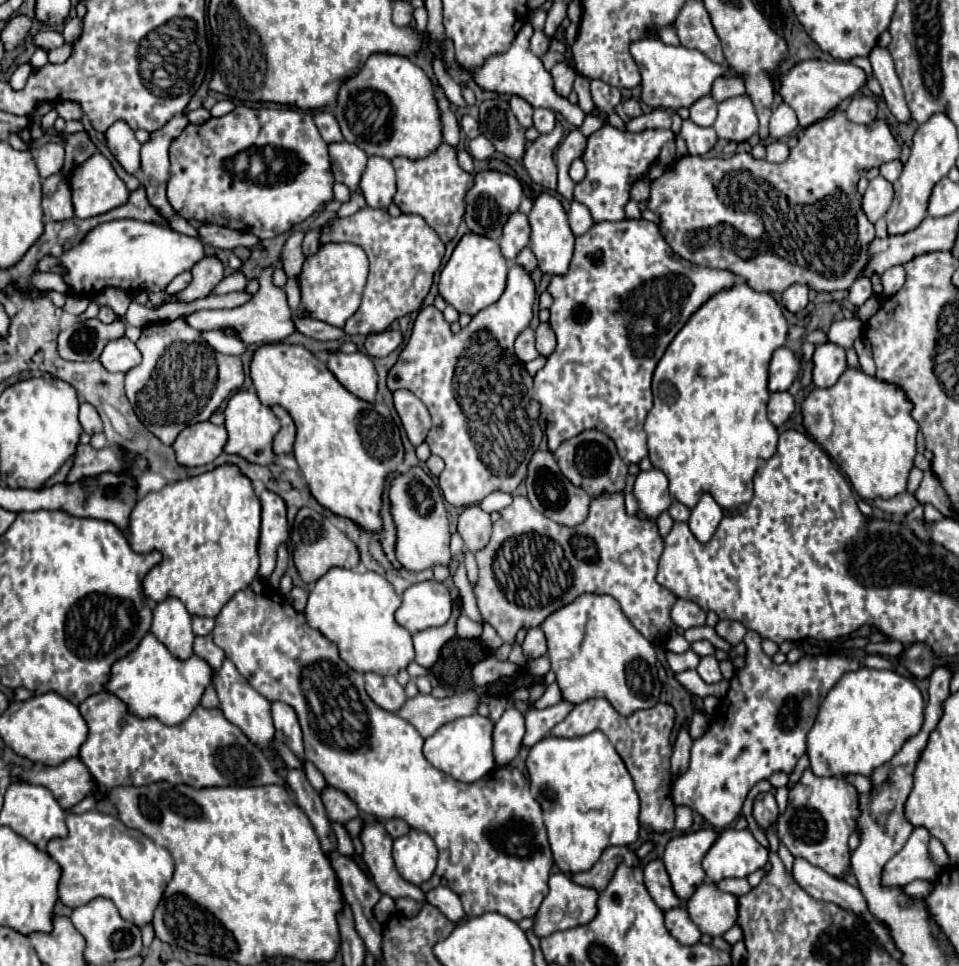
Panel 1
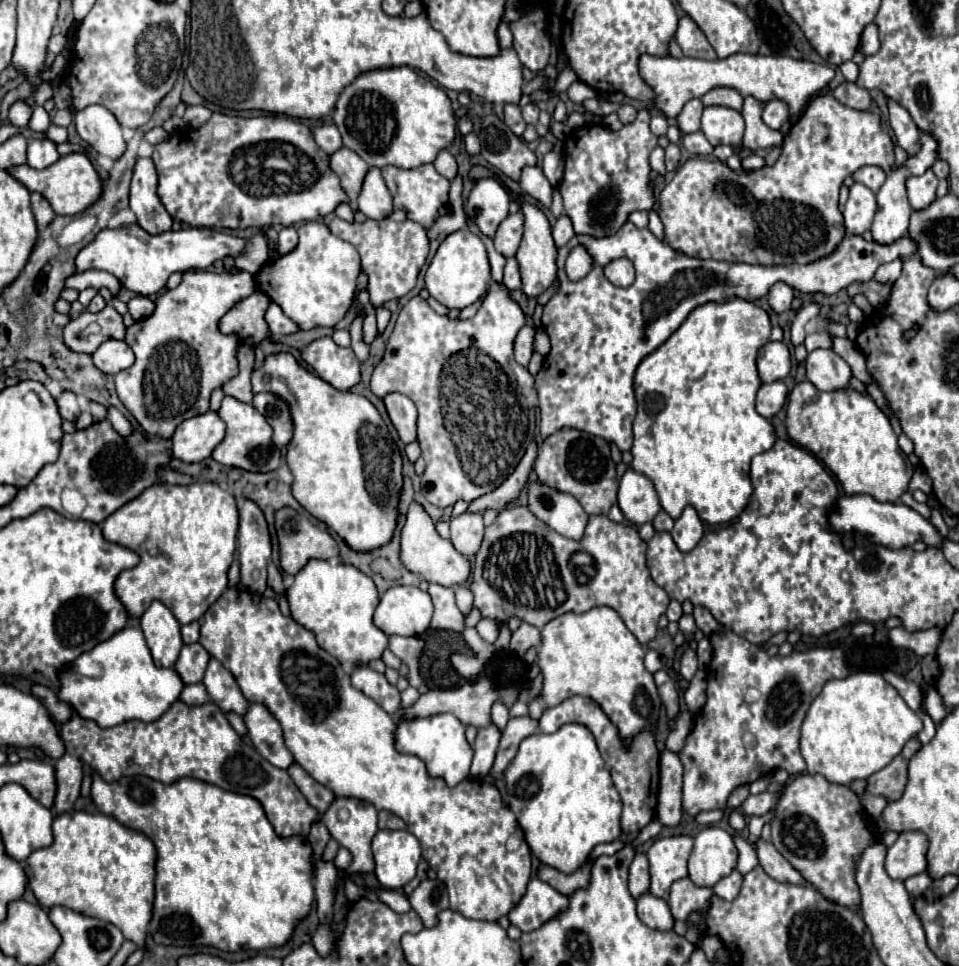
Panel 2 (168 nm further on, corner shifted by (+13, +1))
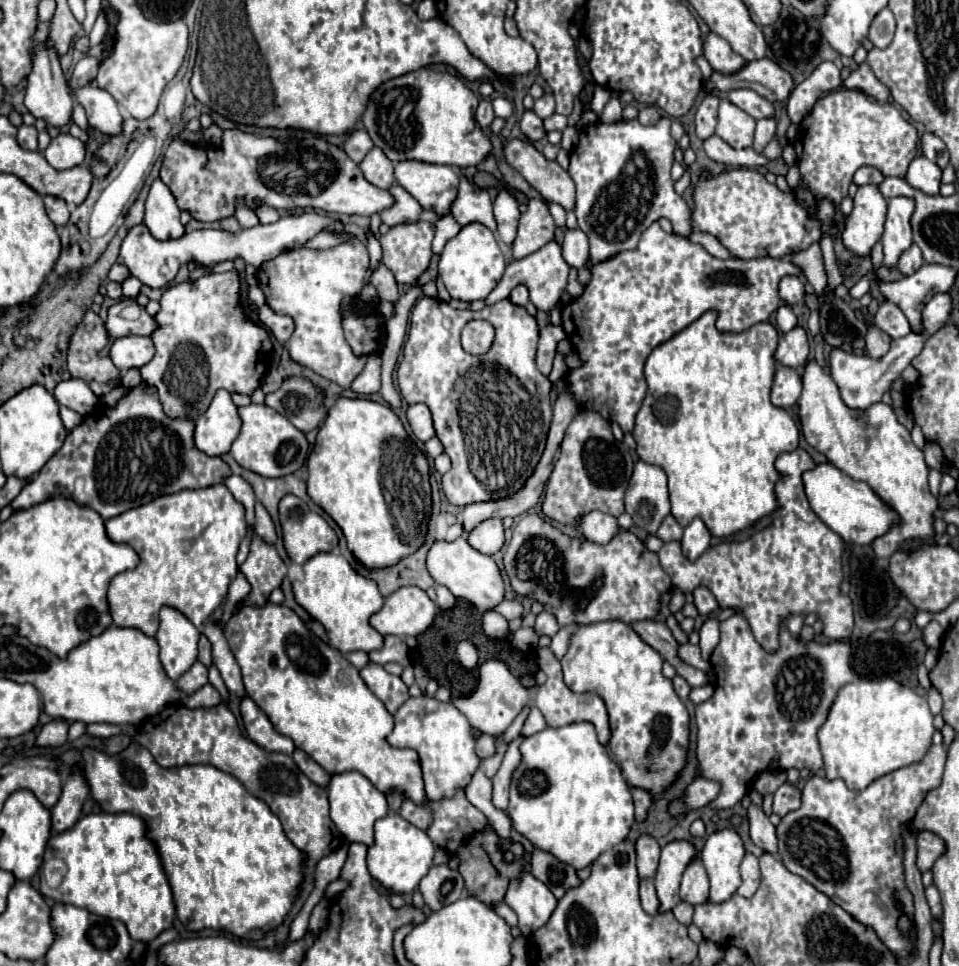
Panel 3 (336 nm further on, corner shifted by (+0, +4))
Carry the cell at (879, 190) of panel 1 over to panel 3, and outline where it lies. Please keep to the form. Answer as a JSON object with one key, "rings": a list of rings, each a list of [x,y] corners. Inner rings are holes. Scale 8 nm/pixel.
{"rings":[[[876,184],[860,186],[854,196],[854,210],[844,222],[844,246],[858,256],[868,256],[872,246],[884,232],[888,200],[878,192]]]}

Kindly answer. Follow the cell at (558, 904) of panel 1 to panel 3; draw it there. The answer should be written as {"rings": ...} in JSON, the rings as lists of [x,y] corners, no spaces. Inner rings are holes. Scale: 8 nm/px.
{"rings":[[[524,872],[518,880],[510,882],[504,902],[518,914],[518,928],[526,938],[546,924],[558,906],[558,898],[550,888],[540,880],[534,880],[530,872]]]}

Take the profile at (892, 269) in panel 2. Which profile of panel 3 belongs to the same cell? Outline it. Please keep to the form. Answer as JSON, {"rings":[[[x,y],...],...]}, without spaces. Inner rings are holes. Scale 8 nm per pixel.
{"rings":[[[912,244],[912,246],[900,256],[896,268],[898,268],[902,274],[914,274],[922,264],[924,264],[922,250],[920,250],[916,244]]]}

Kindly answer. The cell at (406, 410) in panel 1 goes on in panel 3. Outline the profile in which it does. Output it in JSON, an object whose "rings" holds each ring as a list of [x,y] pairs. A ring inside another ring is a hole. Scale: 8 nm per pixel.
{"rings":[[[410,404],[406,410],[406,418],[418,440],[426,442],[434,436],[432,416],[430,416],[430,408],[426,404]]]}

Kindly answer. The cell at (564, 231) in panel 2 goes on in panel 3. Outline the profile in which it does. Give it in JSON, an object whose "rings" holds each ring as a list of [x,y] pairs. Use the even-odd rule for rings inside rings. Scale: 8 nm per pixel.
{"rings":[[[580,228],[566,230],[564,242],[562,242],[562,256],[574,268],[582,268],[586,264],[586,258],[588,258],[588,236]]]}

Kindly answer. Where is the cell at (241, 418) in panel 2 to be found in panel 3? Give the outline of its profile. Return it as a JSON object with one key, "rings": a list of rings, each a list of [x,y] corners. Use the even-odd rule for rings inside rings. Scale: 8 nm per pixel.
{"rings":[[[248,404],[238,408],[238,416],[242,418],[242,430],[234,440],[230,454],[242,468],[266,478],[278,478],[296,472],[306,462],[306,436],[276,410],[266,404]]]}

